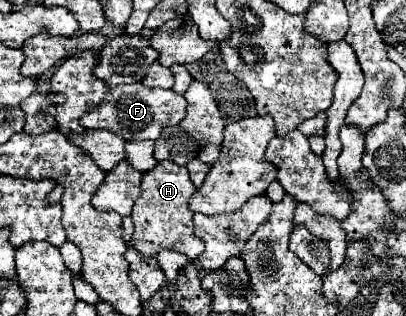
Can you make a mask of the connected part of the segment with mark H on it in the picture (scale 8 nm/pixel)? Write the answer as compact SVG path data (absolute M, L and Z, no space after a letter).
M169 160L159 162L153 170L143 174L141 190L143 194L131 212L135 224L131 246L145 256L155 256L159 248L169 248L185 254L189 260L195 260L203 250L203 242L193 234L193 212L189 210L189 198L195 192L195 186L189 178L189 170Z

